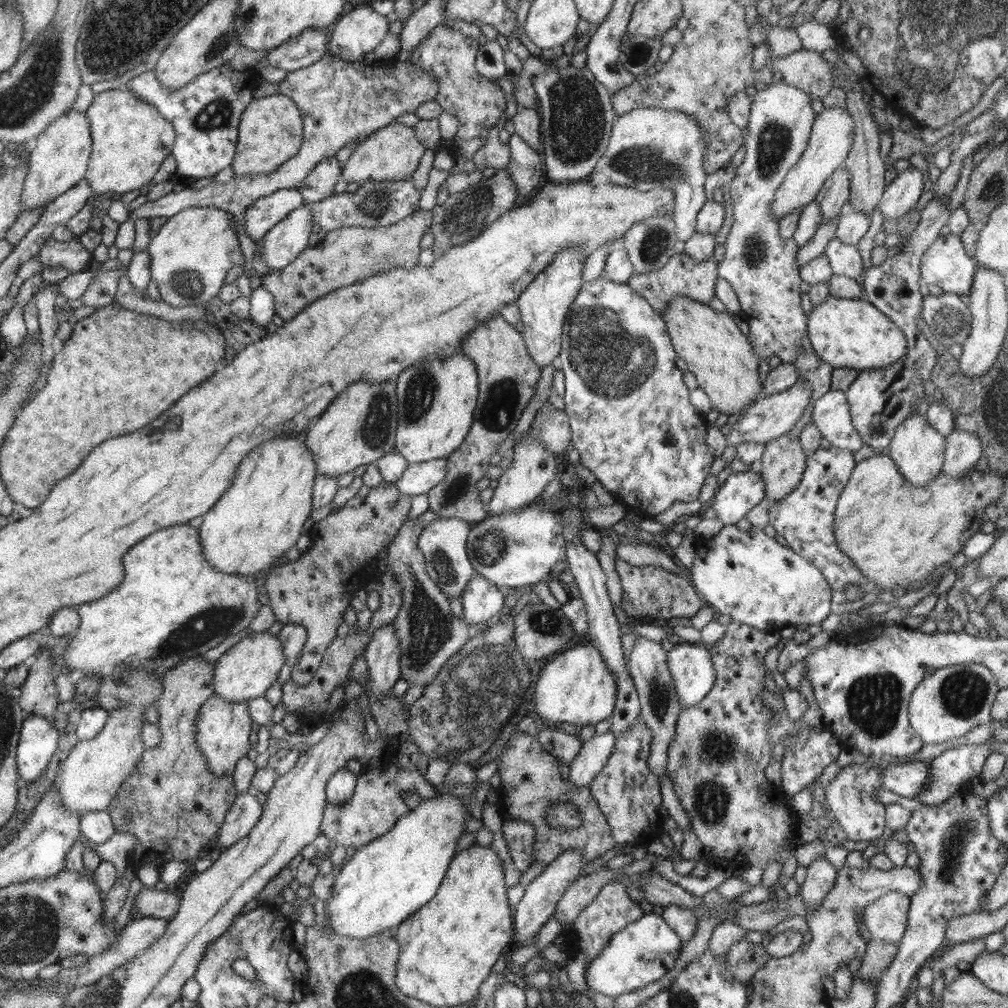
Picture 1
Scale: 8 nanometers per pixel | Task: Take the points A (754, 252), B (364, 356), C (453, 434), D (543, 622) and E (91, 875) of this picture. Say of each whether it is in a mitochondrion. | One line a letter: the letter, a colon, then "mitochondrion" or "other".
A: mitochondrion
B: other
C: other
D: mitochondrion
E: other

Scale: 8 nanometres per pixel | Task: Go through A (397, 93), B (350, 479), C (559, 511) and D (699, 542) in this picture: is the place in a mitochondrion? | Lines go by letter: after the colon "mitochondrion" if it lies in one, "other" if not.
A: mitochondrion
B: other
C: other
D: other

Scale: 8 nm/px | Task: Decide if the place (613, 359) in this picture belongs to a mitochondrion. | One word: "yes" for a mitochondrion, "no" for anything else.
yes

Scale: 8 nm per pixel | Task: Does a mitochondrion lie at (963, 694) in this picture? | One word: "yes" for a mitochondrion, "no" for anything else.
yes

